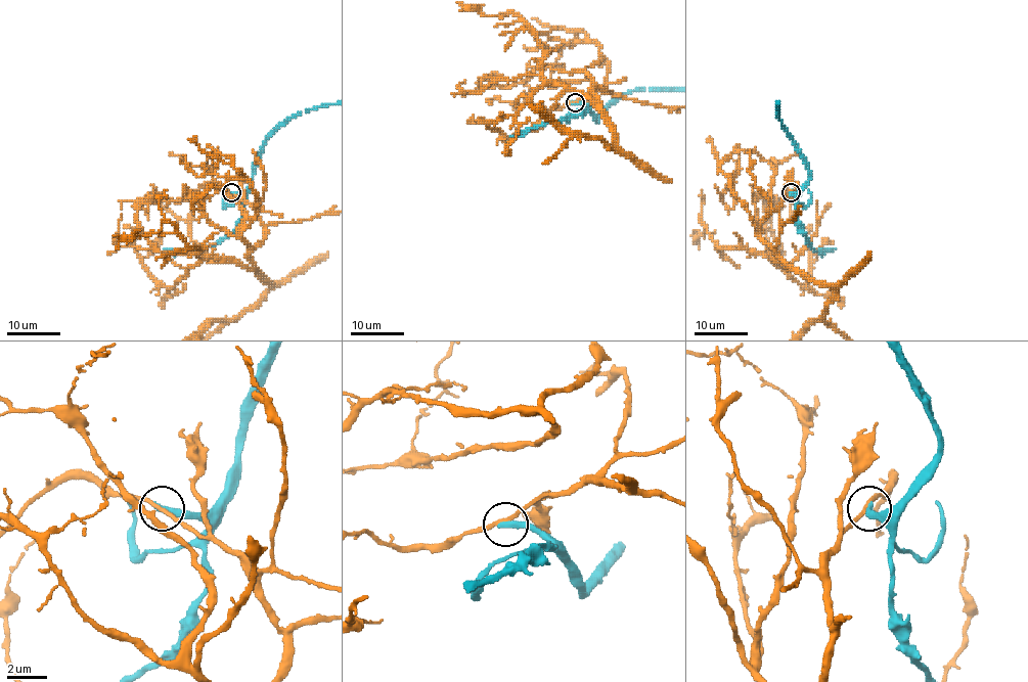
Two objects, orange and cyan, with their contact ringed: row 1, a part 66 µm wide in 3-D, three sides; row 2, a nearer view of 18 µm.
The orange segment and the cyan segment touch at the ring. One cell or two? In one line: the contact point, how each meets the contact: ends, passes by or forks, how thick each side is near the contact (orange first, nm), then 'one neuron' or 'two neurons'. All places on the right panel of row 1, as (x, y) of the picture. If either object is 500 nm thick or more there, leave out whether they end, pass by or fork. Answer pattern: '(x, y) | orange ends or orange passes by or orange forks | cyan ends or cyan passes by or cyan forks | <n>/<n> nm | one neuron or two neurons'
(791, 192) | orange passes by | cyan ends | 190/400 nm | two neurons

